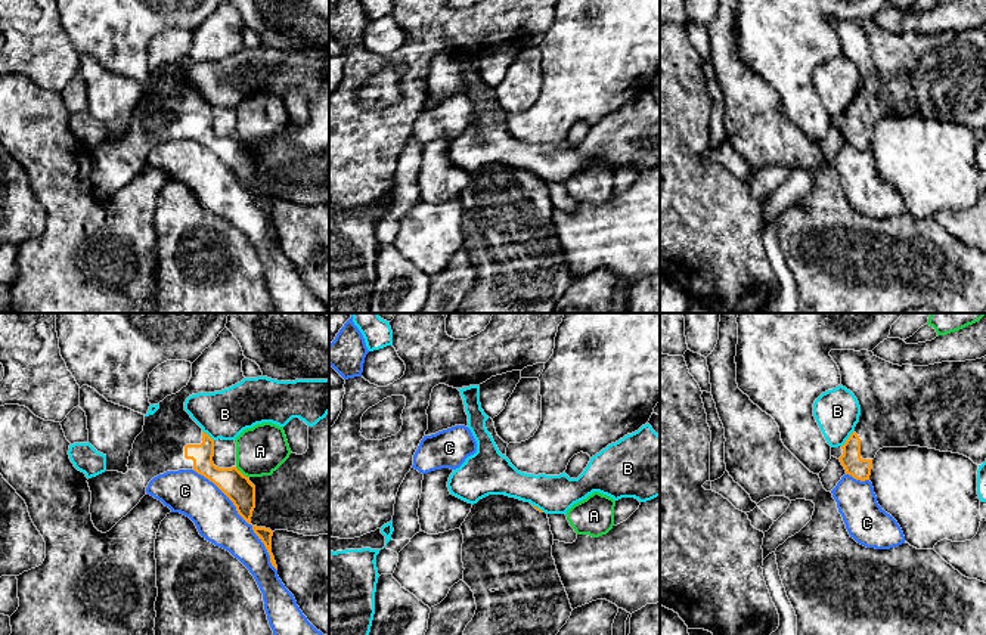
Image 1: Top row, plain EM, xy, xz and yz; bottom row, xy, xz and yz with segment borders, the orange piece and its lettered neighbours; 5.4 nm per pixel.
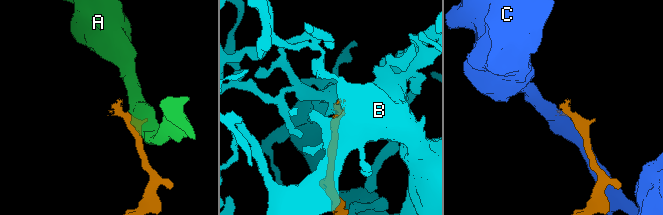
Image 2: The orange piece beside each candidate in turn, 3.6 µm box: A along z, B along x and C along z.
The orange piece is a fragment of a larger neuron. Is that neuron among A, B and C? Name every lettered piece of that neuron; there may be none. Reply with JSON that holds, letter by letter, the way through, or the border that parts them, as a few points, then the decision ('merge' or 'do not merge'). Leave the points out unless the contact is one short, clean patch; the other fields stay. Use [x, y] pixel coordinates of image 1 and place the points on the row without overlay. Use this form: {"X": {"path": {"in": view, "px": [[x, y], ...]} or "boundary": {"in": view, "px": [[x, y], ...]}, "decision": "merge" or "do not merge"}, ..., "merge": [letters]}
{"A": {"boundary": {"in": "xy", "px": [[235, 136], [247, 146]]}, "decision": "do not merge"}, "B": {"boundary": {"in": "yz", "px": [[853, 99], [842, 115]]}, "decision": "do not merge"}, "C": {"decision": "do not merge"}, "merge": []}

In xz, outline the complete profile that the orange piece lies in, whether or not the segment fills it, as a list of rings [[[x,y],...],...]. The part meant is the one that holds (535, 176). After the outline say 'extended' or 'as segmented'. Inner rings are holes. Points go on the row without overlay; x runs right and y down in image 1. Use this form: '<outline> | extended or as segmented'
[[[489,164],[472,174],[461,195],[463,251],[474,261],[477,279],[459,313],[551,313],[571,285],[571,273],[552,226],[554,204],[548,183],[505,164]]] | extended

